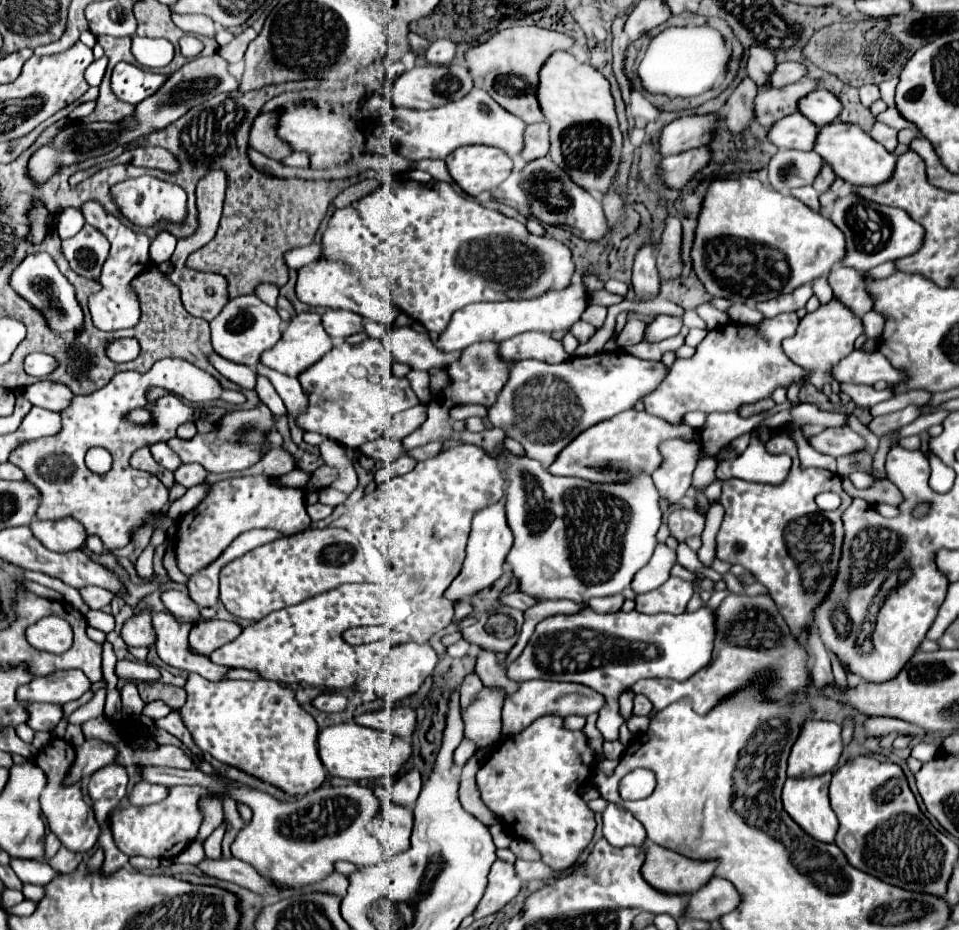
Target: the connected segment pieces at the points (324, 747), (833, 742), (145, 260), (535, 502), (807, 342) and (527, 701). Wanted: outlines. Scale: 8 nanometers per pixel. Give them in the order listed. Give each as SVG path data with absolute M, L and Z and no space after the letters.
M357 723L329 725L319 731L317 737L319 759L331 777L343 777L349 781L371 779L371 777L395 777L407 757L411 755L411 743L385 731L361 727Z
M805 721L797 743L793 743L787 775L813 777L837 767L841 757L841 727L833 721Z
M95 199L83 203L81 213L83 213L85 221L89 225L93 225L95 229L99 229L111 243L109 257L107 257L107 261L103 265L103 271L101 271L101 277L99 277L99 281L103 285L103 291L99 291L88 299L88 307L93 323L97 329L103 329L103 331L117 331L117 329L133 327L139 321L141 311L139 311L139 303L137 303L135 293L129 289L129 283L131 283L131 279L141 275L141 271L149 269L149 265L151 265L151 259L149 259L151 239L147 235L137 233L137 231L129 229L127 225L123 225L115 215L107 213L103 209L103 205Z
M509 451L505 455L507 459L507 477L509 477L509 487L507 487L507 523L515 535L515 543L507 555L507 563L513 571L513 575L517 577L519 581L519 591L531 595L533 599L537 601L547 601L547 599L569 599L573 603L581 603L581 605L587 605L589 599L593 597L609 597L609 595L617 595L621 593L625 587L629 587L629 583L633 581L635 573L647 565L649 557L653 555L653 549L657 545L657 529L661 525L661 511L659 511L659 505L657 505L657 499L659 499L659 493L657 493L657 487L651 479L651 475L637 475L633 479L629 479L629 483L589 483L585 479L577 479L577 477L553 477L547 469L541 467L541 463L537 463L535 459L529 459L529 457L513 457Z
M831 299L829 303L821 305L813 313L807 313L799 321L799 329L795 337L783 341L783 351L793 363L797 363L807 373L807 381L813 383L819 391L825 385L831 385L832 392L839 394L840 384L835 379L831 379L829 371L833 365L837 365L841 359L845 359L849 353L855 351L855 339L863 331L865 331L863 321L857 319L857 315L853 315L853 311L849 311L849 307L845 307L839 299Z
M541 679L525 681L503 703L501 733L515 735L543 715L561 715L561 717L583 715L583 717L587 717L587 715L599 711L603 705L605 705L605 697L601 693L597 693L585 685L579 685L579 683L553 683L553 681L541 681Z

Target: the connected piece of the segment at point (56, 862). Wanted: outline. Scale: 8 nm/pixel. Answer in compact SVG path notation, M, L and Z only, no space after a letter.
M61 847L61 849L57 851L57 855L49 859L49 865L51 865L57 873L71 873L71 871L77 869L77 865L79 865L81 861L83 861L83 855L71 853L69 849Z

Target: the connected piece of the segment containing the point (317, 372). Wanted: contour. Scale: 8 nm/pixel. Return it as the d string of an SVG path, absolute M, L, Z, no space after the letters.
M365 339L359 345L337 343L305 375L297 377L301 387L305 387L305 395L309 395L309 407L295 417L297 427L321 433L347 449L359 449L363 443L375 441L387 431L395 413L417 403L409 381L395 377L391 365L393 355L379 339Z

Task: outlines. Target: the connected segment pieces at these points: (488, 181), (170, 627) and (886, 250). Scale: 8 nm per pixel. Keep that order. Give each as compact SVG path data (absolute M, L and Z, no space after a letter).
M465 145L445 157L453 181L471 197L485 189L497 187L513 169L505 151L489 145Z
M167 611L153 615L153 629L155 629L155 649L159 659L165 665L199 673L201 677L209 681L221 681L231 671L229 667L215 665L209 657L193 655L189 653L189 641L187 635L191 631L191 623L177 623Z
M847 193L833 203L831 221L843 231L845 241L847 241L847 253L841 263L845 267L853 267L863 273L881 263L897 261L897 259L913 255L915 251L919 251L925 237L923 227L917 221L913 221L907 215L907 211L869 203L853 193Z

